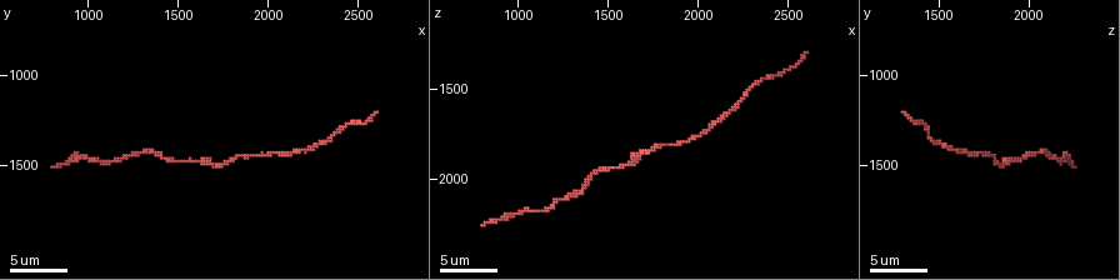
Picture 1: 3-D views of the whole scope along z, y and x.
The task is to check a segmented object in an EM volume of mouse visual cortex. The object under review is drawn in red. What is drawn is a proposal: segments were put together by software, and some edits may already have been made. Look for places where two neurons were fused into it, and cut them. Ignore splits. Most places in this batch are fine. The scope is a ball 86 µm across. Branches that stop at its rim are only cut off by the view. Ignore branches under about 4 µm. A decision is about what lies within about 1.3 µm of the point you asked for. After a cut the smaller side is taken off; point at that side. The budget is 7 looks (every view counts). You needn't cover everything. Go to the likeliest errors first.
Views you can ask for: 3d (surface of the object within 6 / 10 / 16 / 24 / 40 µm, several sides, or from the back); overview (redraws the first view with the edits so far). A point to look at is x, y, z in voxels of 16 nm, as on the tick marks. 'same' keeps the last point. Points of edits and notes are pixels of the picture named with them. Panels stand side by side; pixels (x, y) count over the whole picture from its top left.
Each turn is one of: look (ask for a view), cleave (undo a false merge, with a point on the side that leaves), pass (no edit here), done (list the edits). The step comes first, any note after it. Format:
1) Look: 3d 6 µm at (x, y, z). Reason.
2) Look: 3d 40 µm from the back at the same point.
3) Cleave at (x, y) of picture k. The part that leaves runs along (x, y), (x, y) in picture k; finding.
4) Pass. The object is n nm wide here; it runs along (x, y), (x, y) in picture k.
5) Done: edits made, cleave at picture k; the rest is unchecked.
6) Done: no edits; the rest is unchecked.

Look: 3d 6 µm at (1020, 1460, 2200). Sudden change in width.

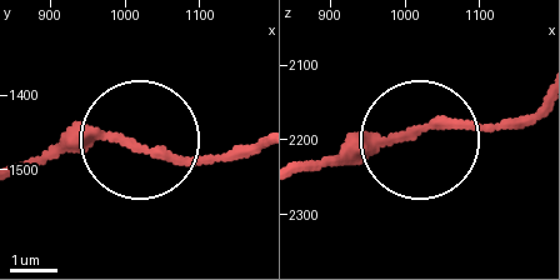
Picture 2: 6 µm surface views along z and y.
Pass. It runs along (250, 150), (71, 143), (39, 154) in picture 2; continuous, no second neuron.

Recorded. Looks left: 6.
Look: 3d 10 µm at (1380, 1440, 1980).

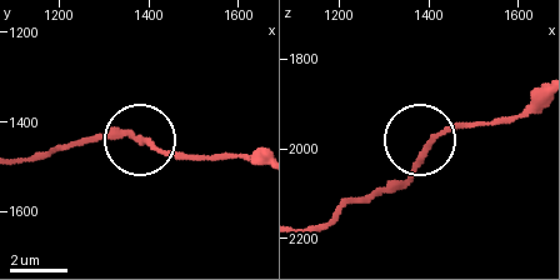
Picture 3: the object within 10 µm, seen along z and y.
Pass. It runs along (253, 163), (180, 158), (145, 136), (98, 136) in picture 3; one neuron here.

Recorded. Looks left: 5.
Look: 3d 10 µm at (1740, 1500, 1840).

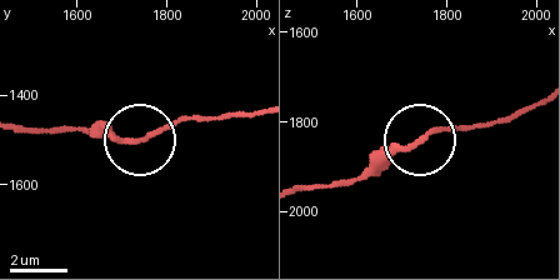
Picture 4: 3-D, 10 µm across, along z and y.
Look: 3d 10 µm from the back at (1750, 1500, 1840).

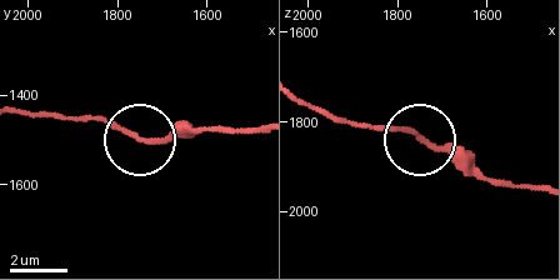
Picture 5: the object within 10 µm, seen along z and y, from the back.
Pass. The object is 180 nm wide here; it runs along (425, 141), (451, 151), (478, 175) in picture 5; all the same neuron.

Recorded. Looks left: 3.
Done: no edits; the rest is unchecked.

